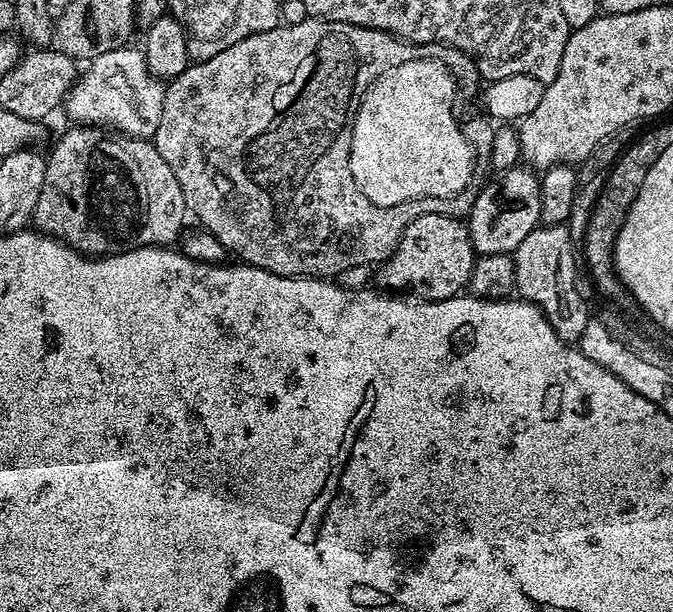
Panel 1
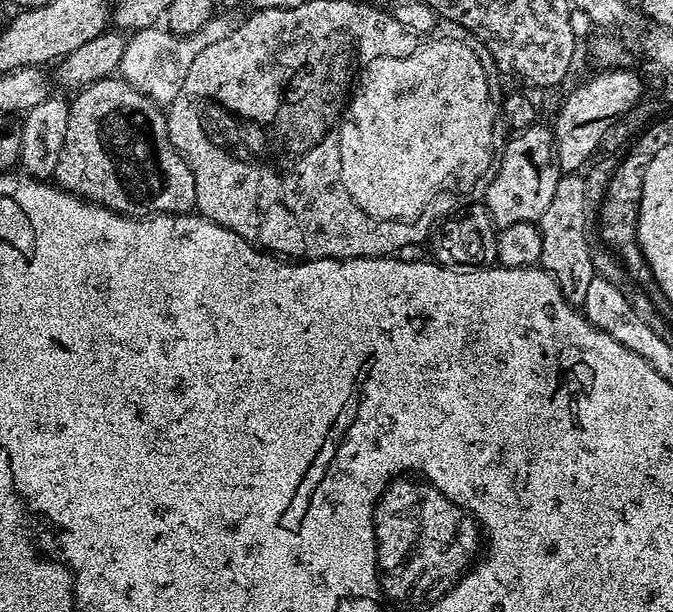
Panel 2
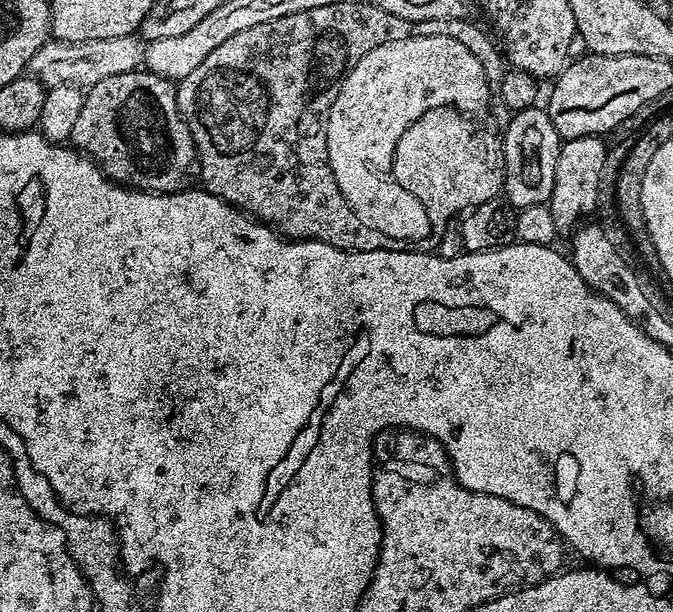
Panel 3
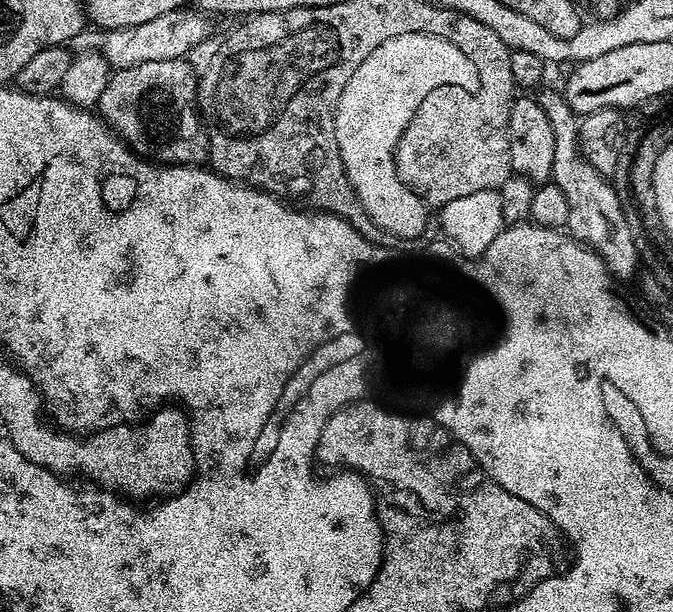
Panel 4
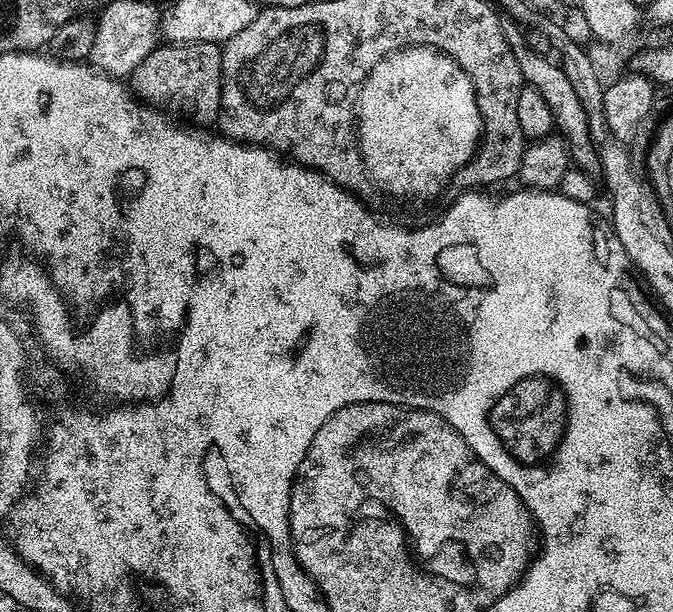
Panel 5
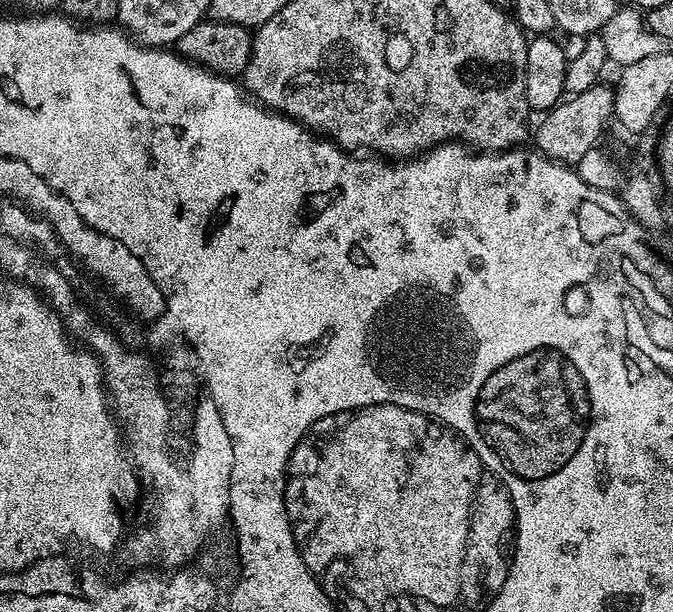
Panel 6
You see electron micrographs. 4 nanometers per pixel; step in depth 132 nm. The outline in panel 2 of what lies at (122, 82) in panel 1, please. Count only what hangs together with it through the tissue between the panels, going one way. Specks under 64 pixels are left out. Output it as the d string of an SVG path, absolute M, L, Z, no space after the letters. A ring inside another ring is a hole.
M213 14L202 28L188 36L177 36L160 26L133 31L127 37L125 53L122 54L118 69L119 75L142 95L150 97L161 106L167 106L174 98L178 98L178 90L182 90L182 82L186 82L186 70L190 70L194 58L198 58L198 54L206 46L222 42L222 38L226 38L233 27L234 20L230 17Z

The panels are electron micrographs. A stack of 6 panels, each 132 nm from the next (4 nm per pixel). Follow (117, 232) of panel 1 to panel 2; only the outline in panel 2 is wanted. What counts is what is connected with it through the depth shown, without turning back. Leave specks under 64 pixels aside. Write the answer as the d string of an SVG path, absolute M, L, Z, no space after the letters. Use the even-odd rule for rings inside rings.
M122 78L94 81L75 94L77 96L70 100L66 138L62 138L62 154L58 154L54 177L59 187L120 216L147 218L157 214L188 214L195 209L194 174L170 142L168 122L161 105Z

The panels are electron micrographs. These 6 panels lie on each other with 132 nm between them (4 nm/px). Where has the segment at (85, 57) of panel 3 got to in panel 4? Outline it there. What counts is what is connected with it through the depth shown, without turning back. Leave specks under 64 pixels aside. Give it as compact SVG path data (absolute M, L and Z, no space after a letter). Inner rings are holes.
M185 6L170 14L158 14L150 22L138 26L113 28L111 30L85 30L70 41L73 53L97 51L113 69L138 66L141 62L166 62L187 57L208 36L209 17L203 11Z

